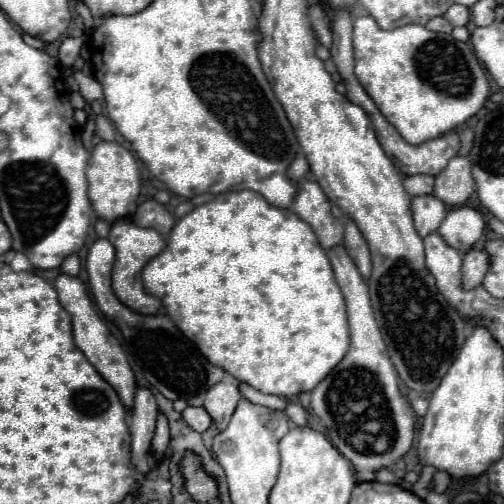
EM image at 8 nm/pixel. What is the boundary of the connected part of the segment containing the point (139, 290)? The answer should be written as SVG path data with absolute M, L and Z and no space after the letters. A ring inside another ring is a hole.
M116 222L110 230L108 240L112 242L114 250L116 250L116 260L114 260L114 268L112 268L112 288L114 294L118 296L118 300L128 306L130 310L144 314L144 316L152 316L160 310L160 300L146 294L146 290L142 288L142 278L140 272L144 268L146 262L150 262L156 254L160 254L166 246L164 238L152 230L152 228L140 228L134 222Z

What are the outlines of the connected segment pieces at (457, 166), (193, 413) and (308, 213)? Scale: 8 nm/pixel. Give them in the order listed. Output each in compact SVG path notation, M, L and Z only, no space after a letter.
M454 156L448 166L436 176L432 196L444 204L464 206L474 192L474 178L470 174L470 160L466 156Z
M188 406L182 412L182 418L196 432L204 432L212 424L212 418L210 418L210 414L204 408L192 408L192 406Z
M316 182L298 184L298 194L290 210L312 226L324 250L336 248L344 242L344 222L332 216L330 202Z

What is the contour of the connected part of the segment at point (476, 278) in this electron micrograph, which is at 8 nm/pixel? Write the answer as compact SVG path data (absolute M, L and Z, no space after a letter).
M472 248L470 252L464 254L464 264L462 264L462 278L464 278L464 288L476 288L482 284L484 274L488 272L490 266L490 254L484 248Z

